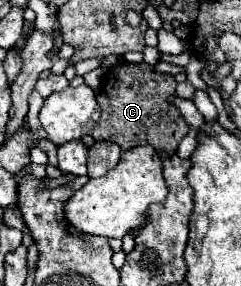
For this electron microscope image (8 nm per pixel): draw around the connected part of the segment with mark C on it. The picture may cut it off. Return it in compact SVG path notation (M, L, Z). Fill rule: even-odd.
M119 63L107 71L107 83L97 95L101 105L101 121L91 131L97 141L117 143L123 151L139 145L153 145L159 157L173 157L181 139L187 135L189 125L183 115L167 101L175 95L175 77L155 71L147 63Z

